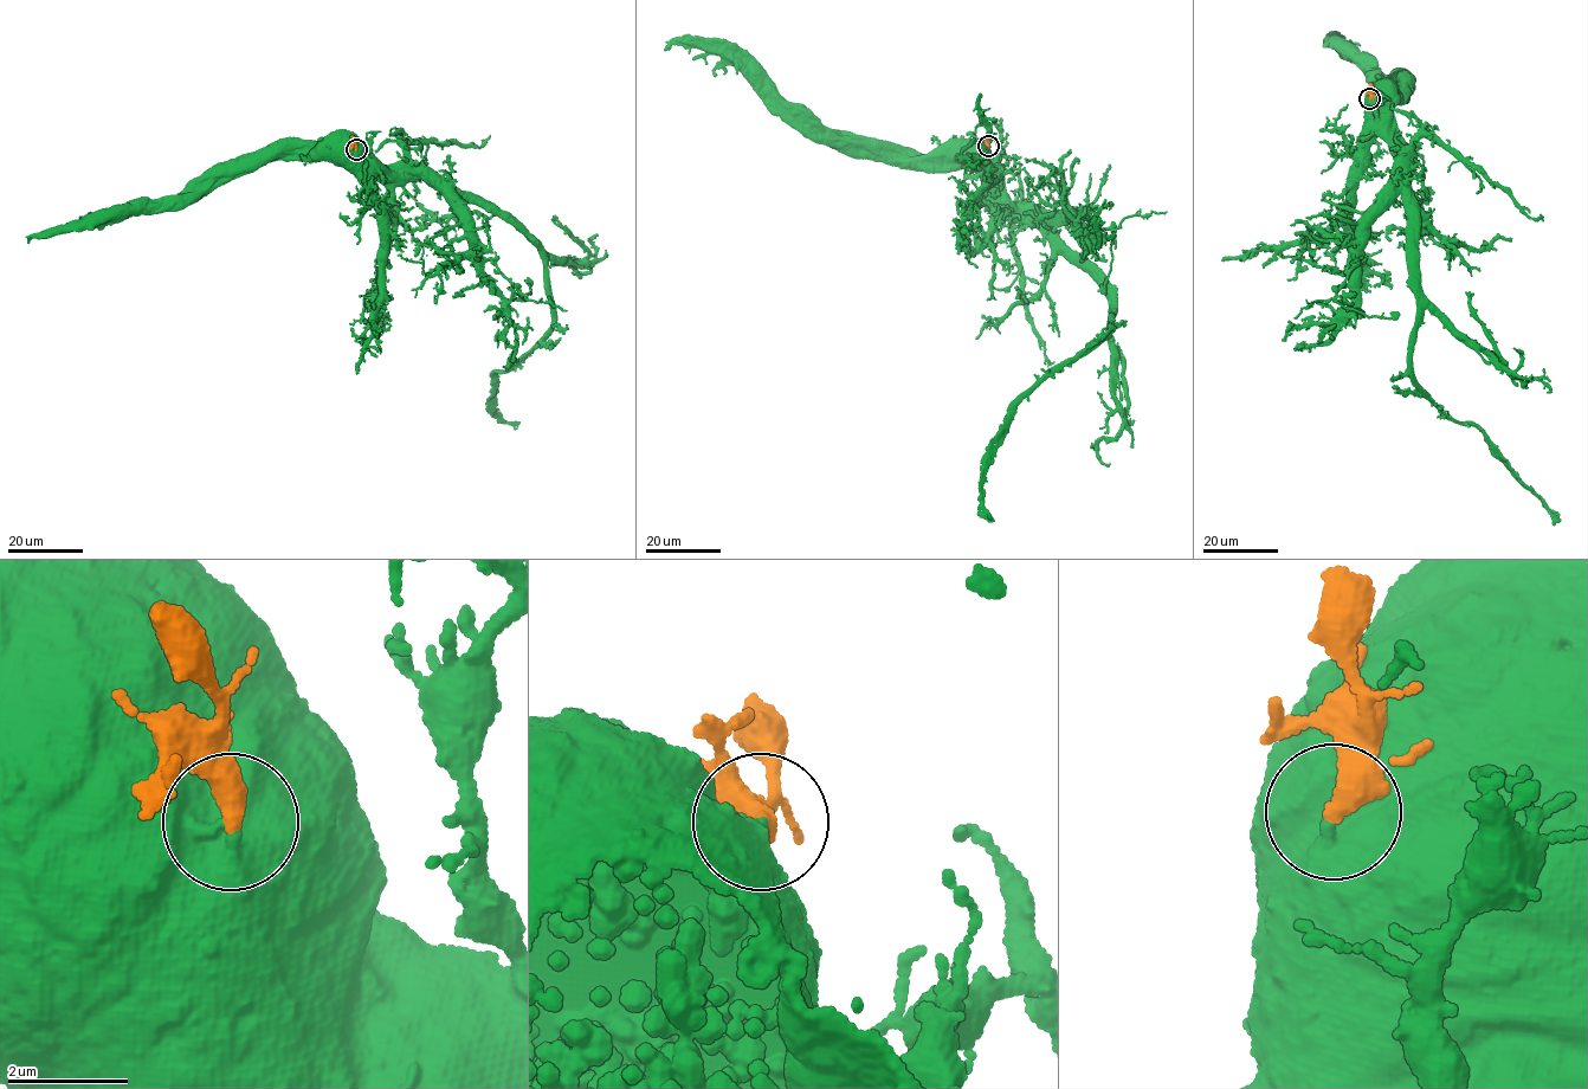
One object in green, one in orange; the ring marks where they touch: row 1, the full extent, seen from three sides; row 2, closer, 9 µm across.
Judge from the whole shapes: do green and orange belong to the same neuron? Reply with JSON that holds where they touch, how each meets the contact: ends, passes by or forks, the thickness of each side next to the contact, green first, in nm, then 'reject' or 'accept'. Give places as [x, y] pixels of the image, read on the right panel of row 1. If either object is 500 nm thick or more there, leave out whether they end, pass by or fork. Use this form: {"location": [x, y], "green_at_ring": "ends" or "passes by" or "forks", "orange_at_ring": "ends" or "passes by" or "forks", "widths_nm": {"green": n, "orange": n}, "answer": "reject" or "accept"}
{"location": [1369, 98], "green_at_ring": "ends", "orange_at_ring": "passes by", "widths_nm": {"green": 400, "orange": 320}, "answer": "accept"}

